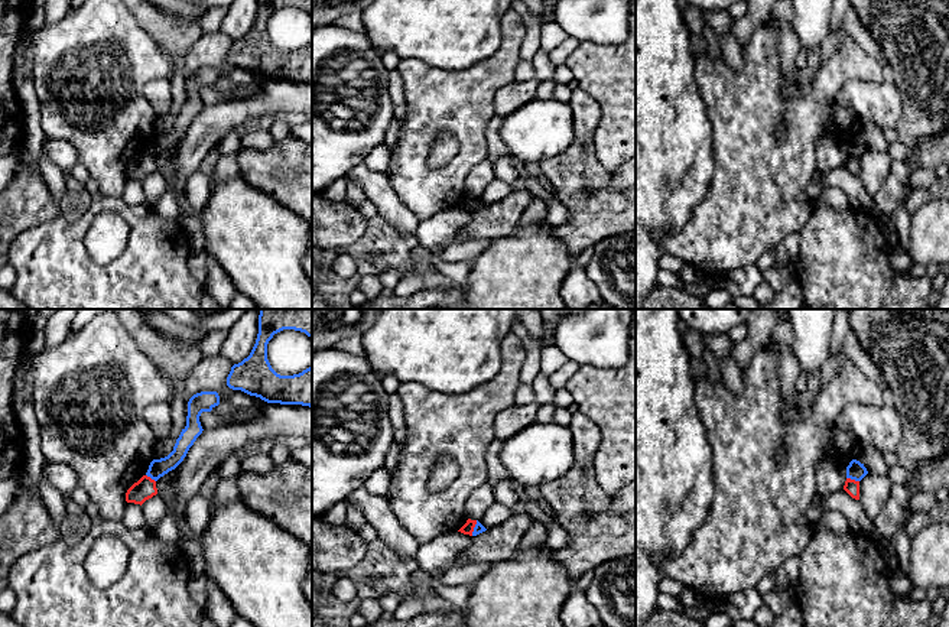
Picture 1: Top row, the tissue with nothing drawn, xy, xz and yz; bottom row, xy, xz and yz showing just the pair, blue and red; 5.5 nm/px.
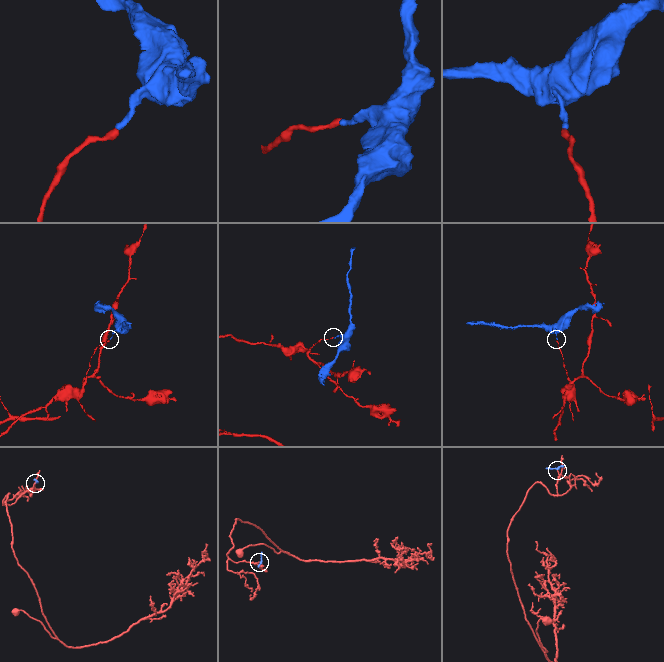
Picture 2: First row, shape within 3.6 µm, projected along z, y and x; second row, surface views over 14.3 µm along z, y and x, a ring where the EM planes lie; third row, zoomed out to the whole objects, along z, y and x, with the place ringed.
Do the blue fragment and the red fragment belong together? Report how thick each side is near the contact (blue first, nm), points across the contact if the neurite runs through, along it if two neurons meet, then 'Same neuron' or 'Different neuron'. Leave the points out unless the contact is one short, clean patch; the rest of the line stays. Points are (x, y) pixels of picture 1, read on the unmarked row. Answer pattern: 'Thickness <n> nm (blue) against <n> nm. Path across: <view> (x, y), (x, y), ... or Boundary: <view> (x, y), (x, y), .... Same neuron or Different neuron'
Thickness 100 nm (blue) against 80 nm. Boundary: yz (847, 153), (858, 158). Different neuron

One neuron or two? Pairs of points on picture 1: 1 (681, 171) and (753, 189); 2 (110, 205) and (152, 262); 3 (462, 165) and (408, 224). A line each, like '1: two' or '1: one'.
1: two
2: one
3: two

